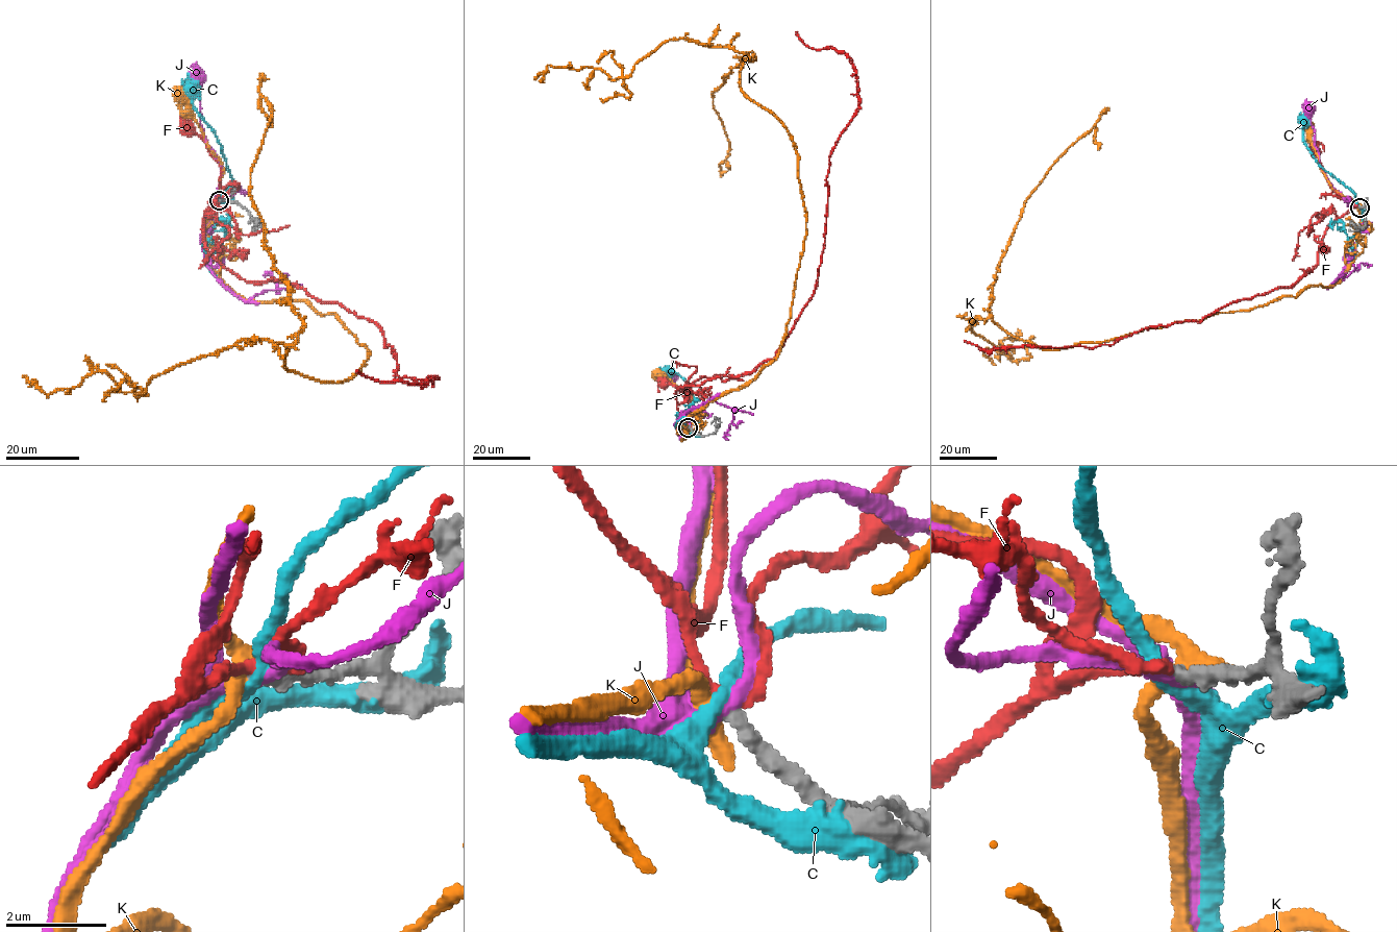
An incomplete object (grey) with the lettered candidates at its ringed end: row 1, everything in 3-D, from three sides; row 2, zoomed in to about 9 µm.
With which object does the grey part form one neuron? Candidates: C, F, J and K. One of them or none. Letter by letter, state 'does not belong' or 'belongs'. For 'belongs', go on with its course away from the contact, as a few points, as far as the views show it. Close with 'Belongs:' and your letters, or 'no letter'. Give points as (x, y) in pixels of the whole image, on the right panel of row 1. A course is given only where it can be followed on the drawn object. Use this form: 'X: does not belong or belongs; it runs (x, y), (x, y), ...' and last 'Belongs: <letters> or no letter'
C: does not belong
F: does not belong
J: does not belong
K: does not belong
Belongs: no letter

